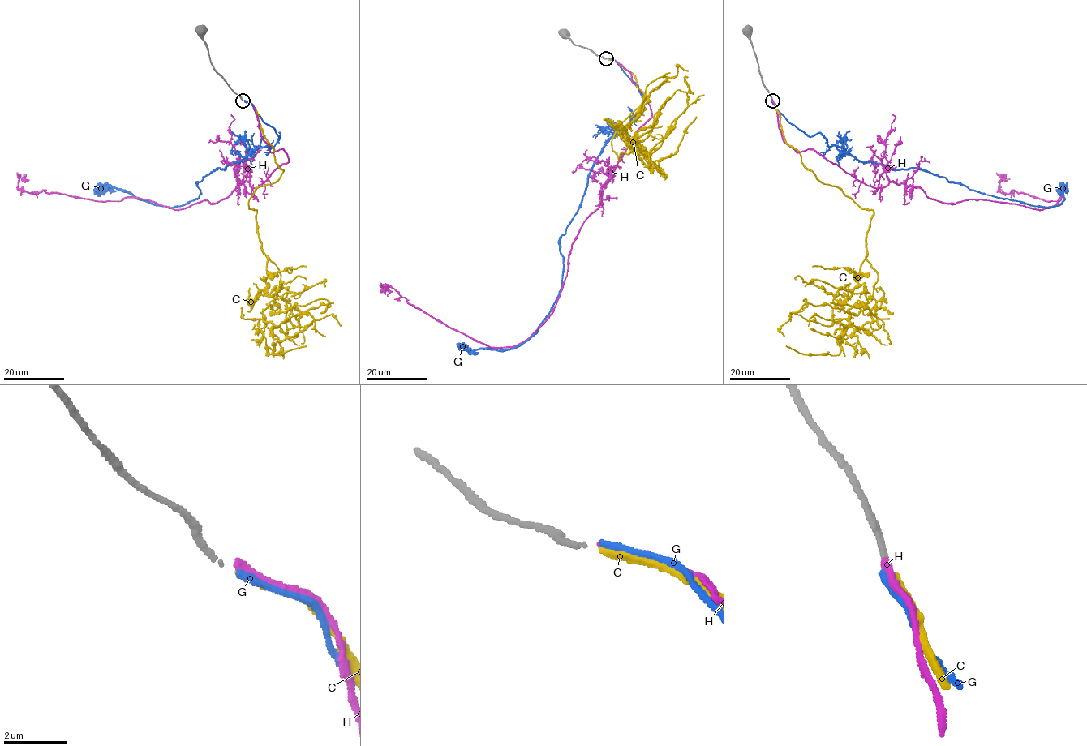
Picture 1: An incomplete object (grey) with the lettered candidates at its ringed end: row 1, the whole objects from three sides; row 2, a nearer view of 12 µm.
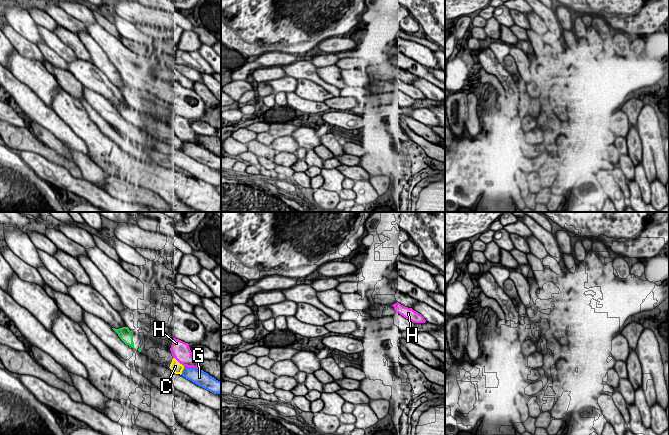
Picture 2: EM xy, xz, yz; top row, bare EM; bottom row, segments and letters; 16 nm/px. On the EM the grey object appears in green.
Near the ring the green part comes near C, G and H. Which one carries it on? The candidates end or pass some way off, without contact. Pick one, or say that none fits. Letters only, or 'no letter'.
no letter

